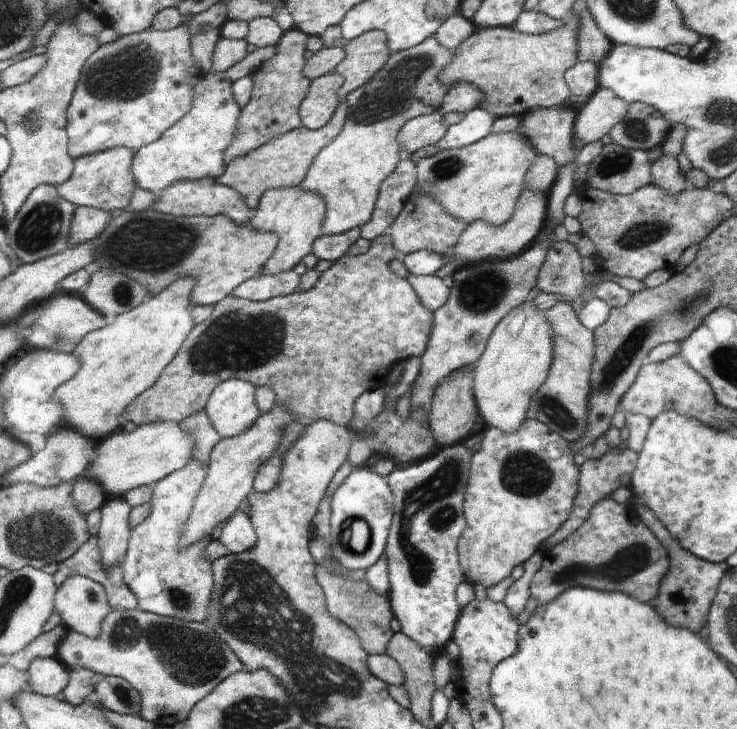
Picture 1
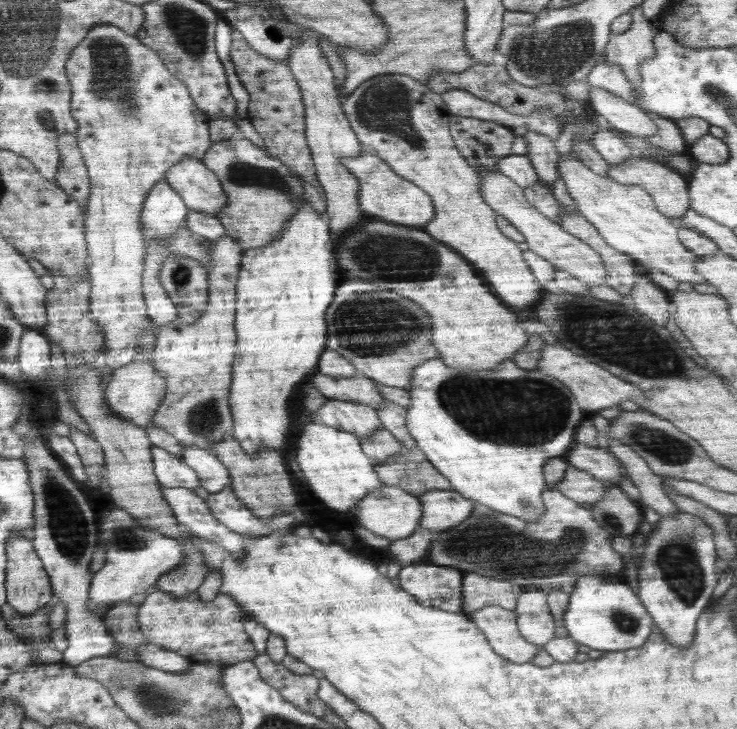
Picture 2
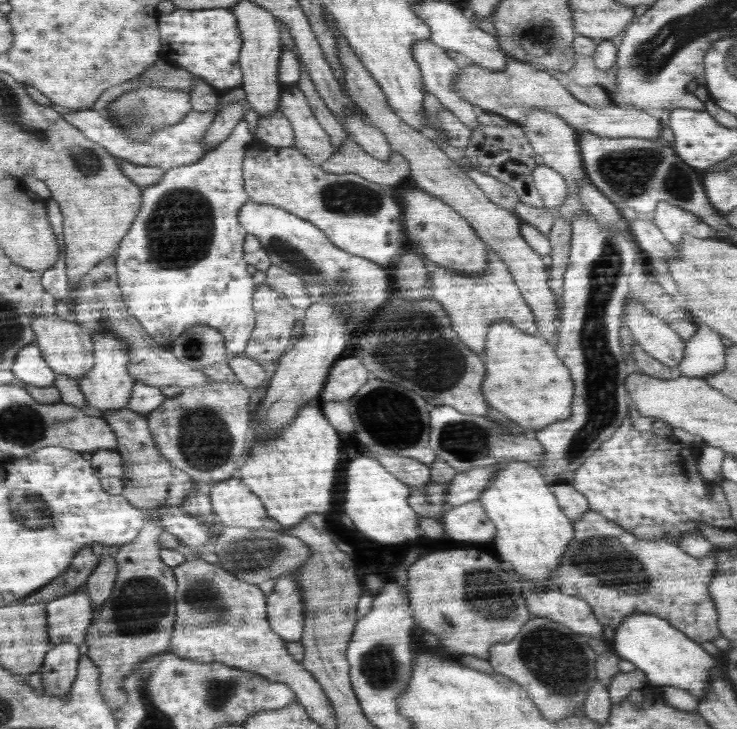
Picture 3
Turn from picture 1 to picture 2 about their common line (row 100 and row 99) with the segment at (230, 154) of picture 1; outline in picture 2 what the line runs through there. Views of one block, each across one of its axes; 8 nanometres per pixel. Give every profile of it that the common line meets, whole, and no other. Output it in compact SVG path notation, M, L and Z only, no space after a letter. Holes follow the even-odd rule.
M233 30L233 50L232 62L236 68L242 84L247 88L251 101L249 102L248 118L254 126L254 130L264 139L265 145L272 156L277 156L282 163L292 168L305 181L308 181L314 188L322 194L323 187L317 180L317 172L315 170L314 160L312 159L311 150L309 149L305 133L306 133L306 110L303 102L304 94L301 91L300 84L297 83L296 76L292 73L286 64L270 60L258 52L254 52L246 43L240 32Z

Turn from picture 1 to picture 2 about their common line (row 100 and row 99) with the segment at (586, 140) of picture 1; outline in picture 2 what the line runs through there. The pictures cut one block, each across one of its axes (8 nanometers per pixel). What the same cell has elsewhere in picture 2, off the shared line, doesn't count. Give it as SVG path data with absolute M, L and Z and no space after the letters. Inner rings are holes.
M600 88L588 92L588 102L595 114L603 116L614 128L634 136L649 137L657 129L656 123L638 106L622 100Z

